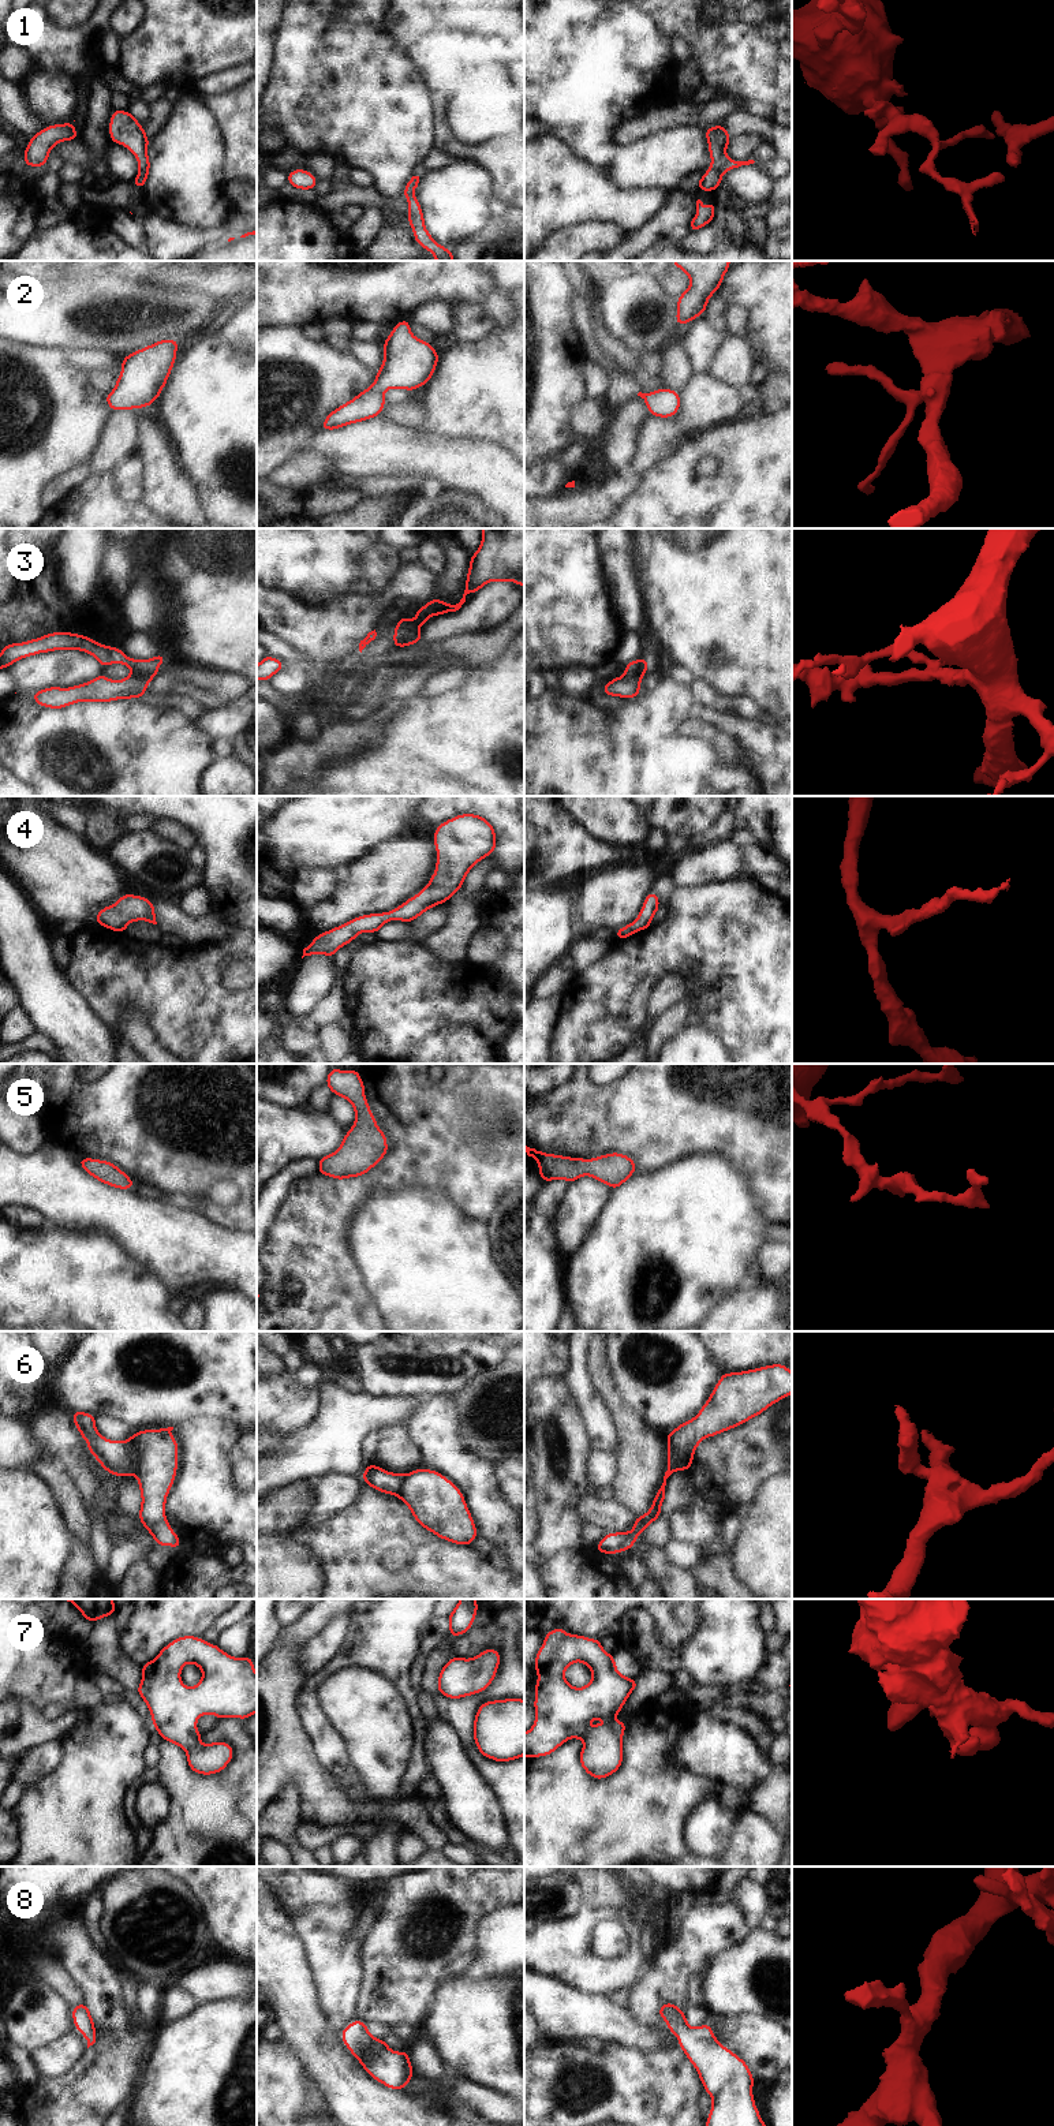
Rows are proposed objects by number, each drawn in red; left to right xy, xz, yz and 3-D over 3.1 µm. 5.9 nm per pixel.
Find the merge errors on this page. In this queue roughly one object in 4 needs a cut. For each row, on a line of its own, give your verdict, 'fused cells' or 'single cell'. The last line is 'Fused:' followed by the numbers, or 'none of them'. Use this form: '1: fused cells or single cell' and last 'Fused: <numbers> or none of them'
1: single cell
2: single cell
3: fused cells
4: single cell
5: single cell
6: fused cells
7: single cell
8: single cell
Fused: 3, 6

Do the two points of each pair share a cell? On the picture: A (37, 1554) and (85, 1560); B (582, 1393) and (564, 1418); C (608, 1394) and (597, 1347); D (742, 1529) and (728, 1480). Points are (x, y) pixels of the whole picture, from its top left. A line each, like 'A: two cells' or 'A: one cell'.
A: two cells
B: two cells
C: one cell
D: two cells

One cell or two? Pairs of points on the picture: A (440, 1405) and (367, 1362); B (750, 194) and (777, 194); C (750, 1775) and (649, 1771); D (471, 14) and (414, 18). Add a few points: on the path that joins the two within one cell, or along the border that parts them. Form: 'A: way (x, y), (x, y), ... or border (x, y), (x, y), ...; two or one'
A: border (451, 1394), (432, 1394), (422, 1398); two
B: border (774, 183), (763, 200), (747, 205); two
C: border (669, 1753), (684, 1767), (711, 1777), (720, 1783); two
D: way (458, 14), (438, 14), (428, 18); one

